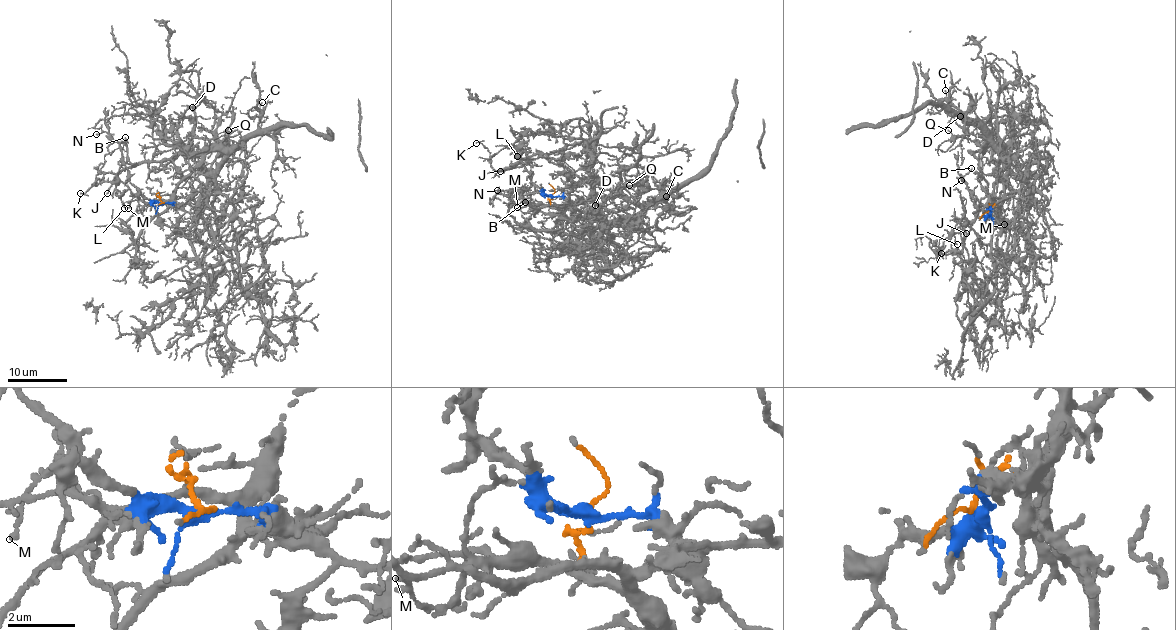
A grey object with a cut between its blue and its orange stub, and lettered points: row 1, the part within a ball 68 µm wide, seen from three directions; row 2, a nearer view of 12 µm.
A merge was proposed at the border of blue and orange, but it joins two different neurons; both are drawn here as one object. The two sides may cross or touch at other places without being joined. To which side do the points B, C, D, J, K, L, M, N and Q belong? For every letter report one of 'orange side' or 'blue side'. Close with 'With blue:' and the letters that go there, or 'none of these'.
B: blue side
C: orange side
D: orange side
J: blue side
K: blue side
L: blue side
M: orange side
N: blue side
Q: orange side
With blue: B, J, K, L, N

